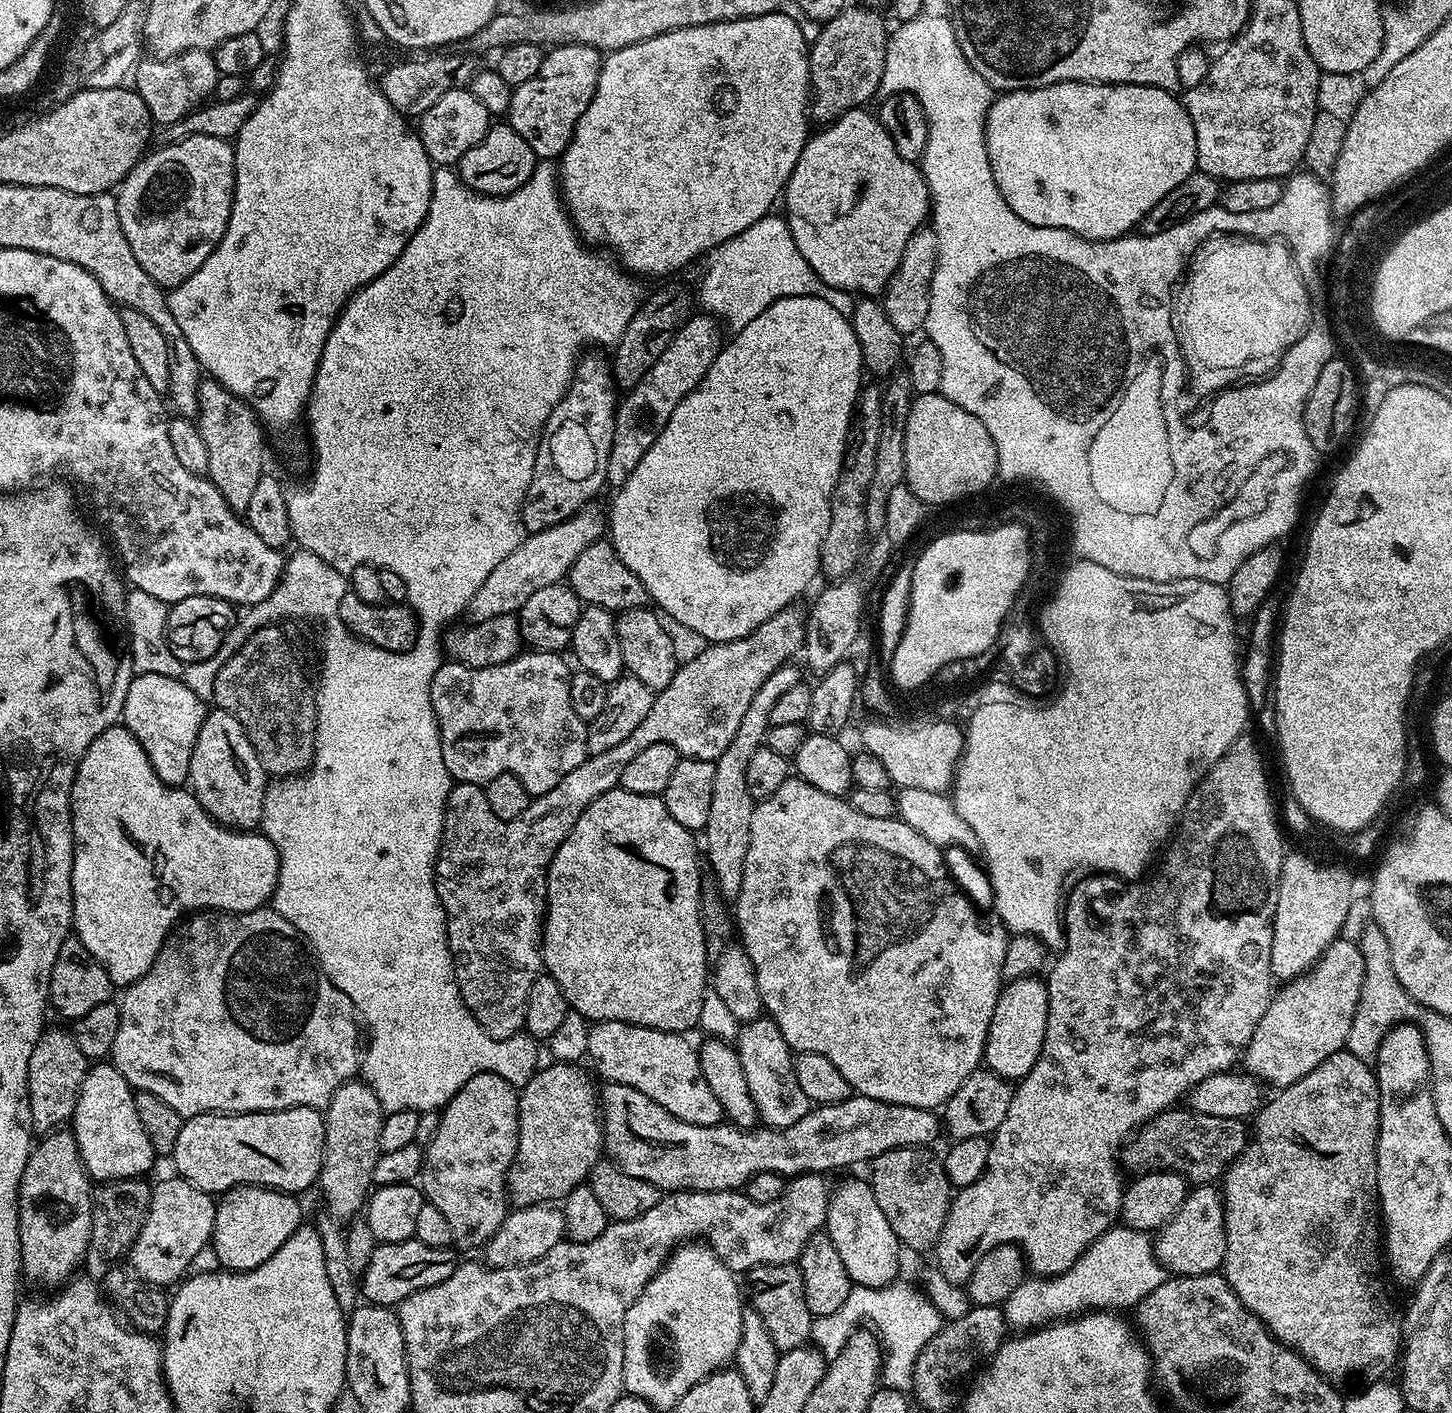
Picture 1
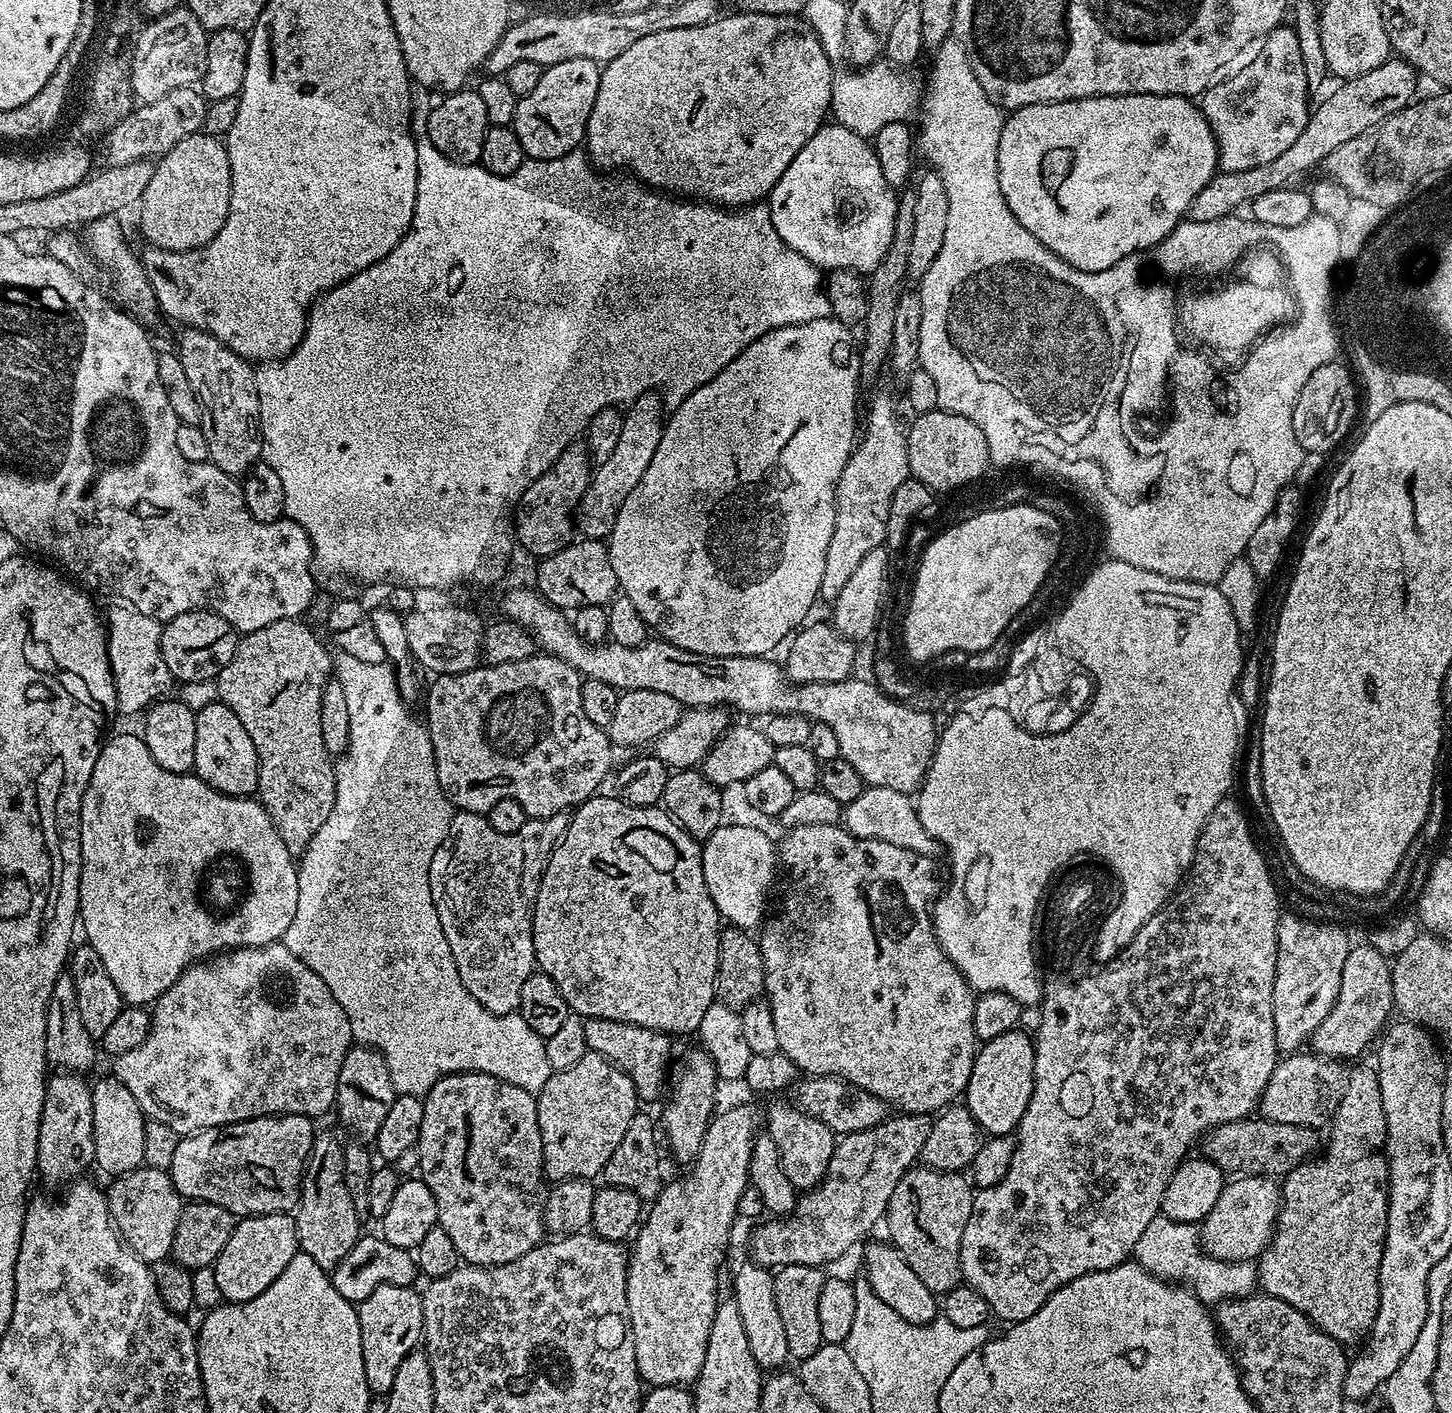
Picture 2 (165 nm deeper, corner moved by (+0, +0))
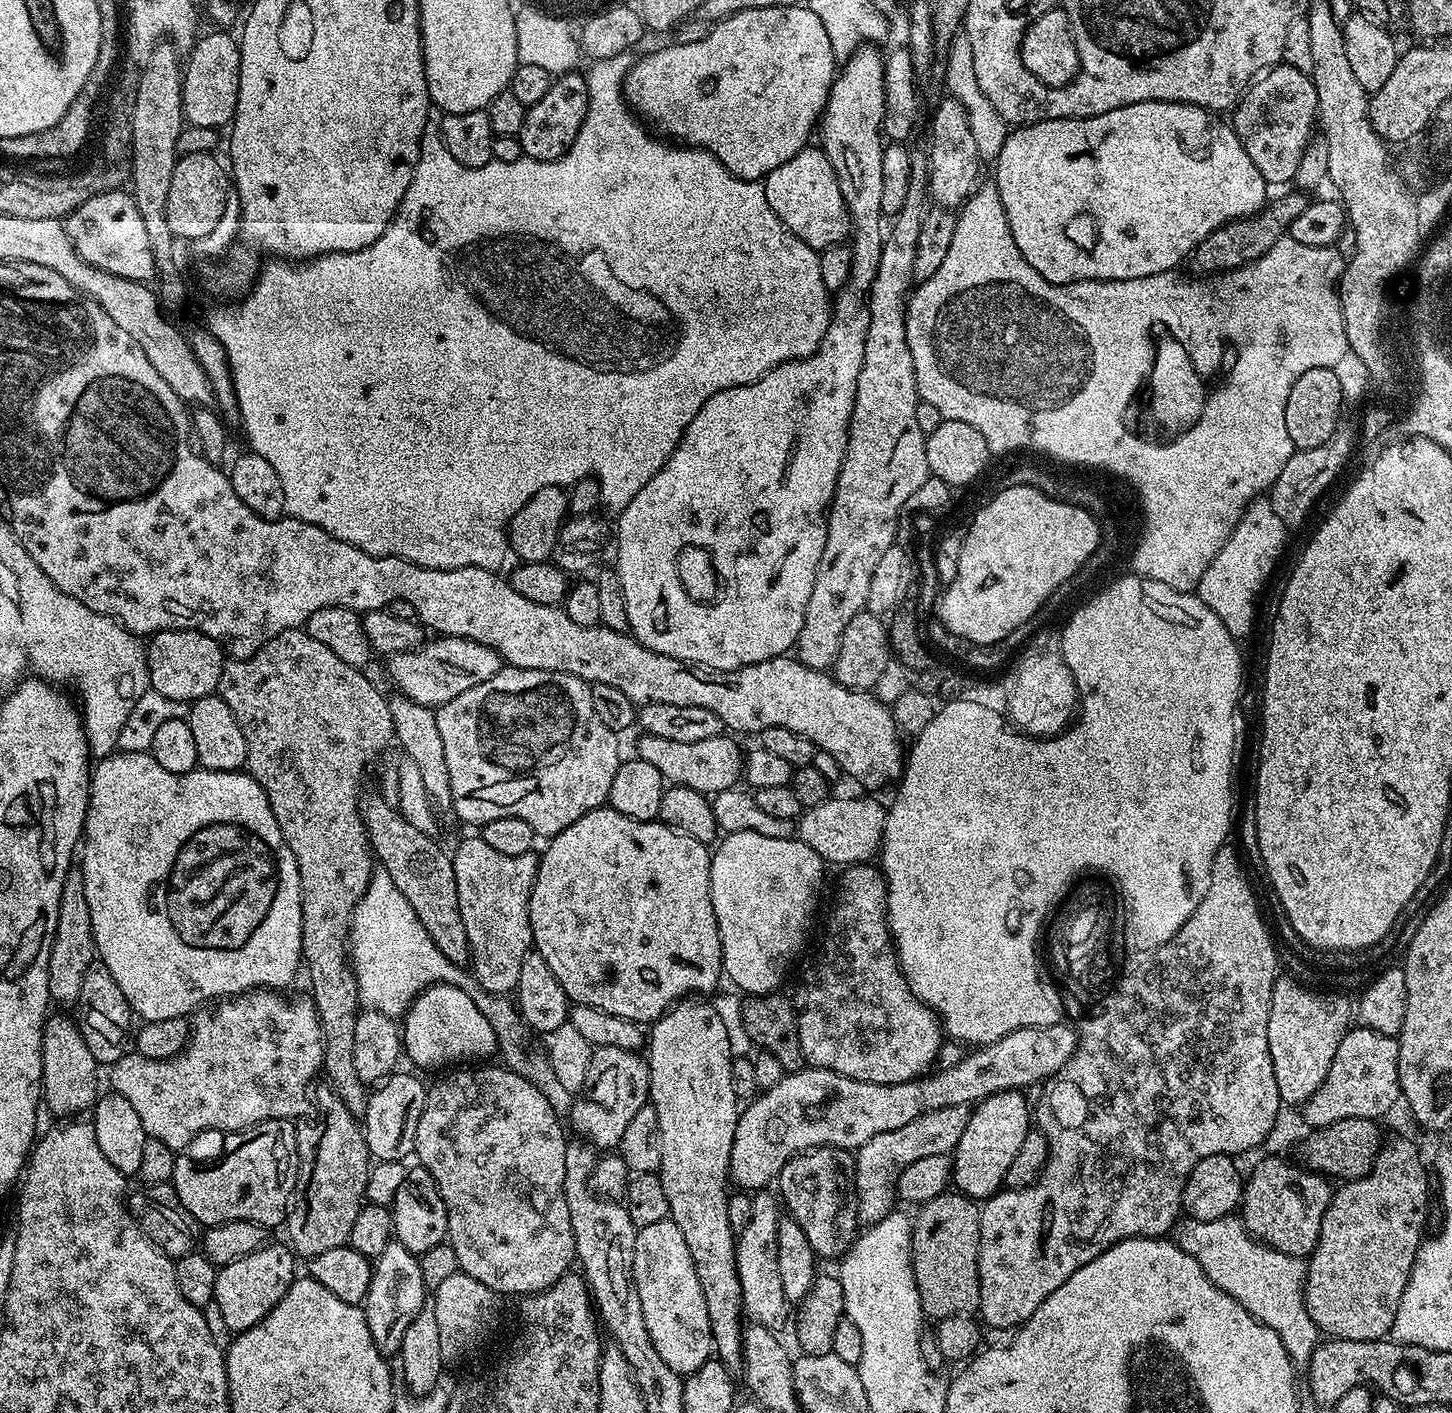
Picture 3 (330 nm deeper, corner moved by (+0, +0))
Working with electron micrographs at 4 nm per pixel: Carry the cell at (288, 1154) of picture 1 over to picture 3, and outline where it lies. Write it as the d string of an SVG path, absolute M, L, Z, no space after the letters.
M291 1119L267 1120L243 1132L227 1133L223 1137L224 1157L213 1164L199 1164L184 1156L188 1154L177 1155L170 1183L197 1225L211 1226L231 1220L245 1220L271 1230L275 1224L285 1223L298 1167L298 1128L292 1124L295 1123Z

